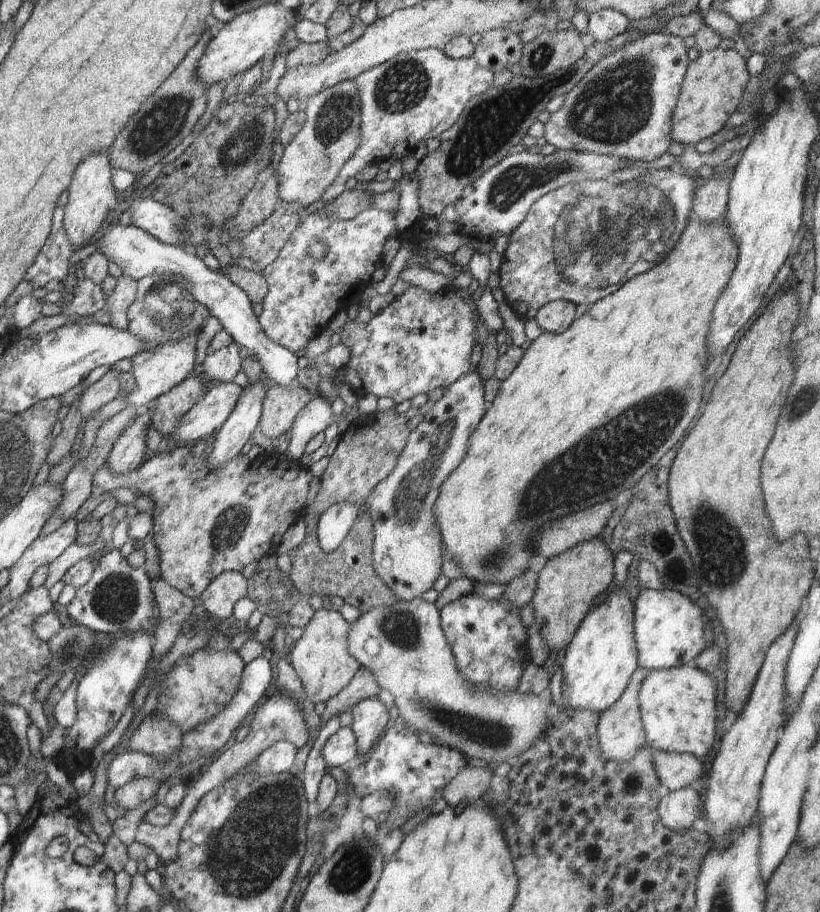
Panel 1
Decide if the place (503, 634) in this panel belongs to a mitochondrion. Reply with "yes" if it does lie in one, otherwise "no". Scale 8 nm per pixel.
no

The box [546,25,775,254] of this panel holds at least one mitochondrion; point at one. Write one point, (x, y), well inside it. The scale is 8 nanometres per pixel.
(615, 104)

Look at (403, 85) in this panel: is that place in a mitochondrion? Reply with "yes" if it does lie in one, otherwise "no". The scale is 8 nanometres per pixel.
yes

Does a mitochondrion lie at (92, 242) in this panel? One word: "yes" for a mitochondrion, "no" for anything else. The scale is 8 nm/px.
no

